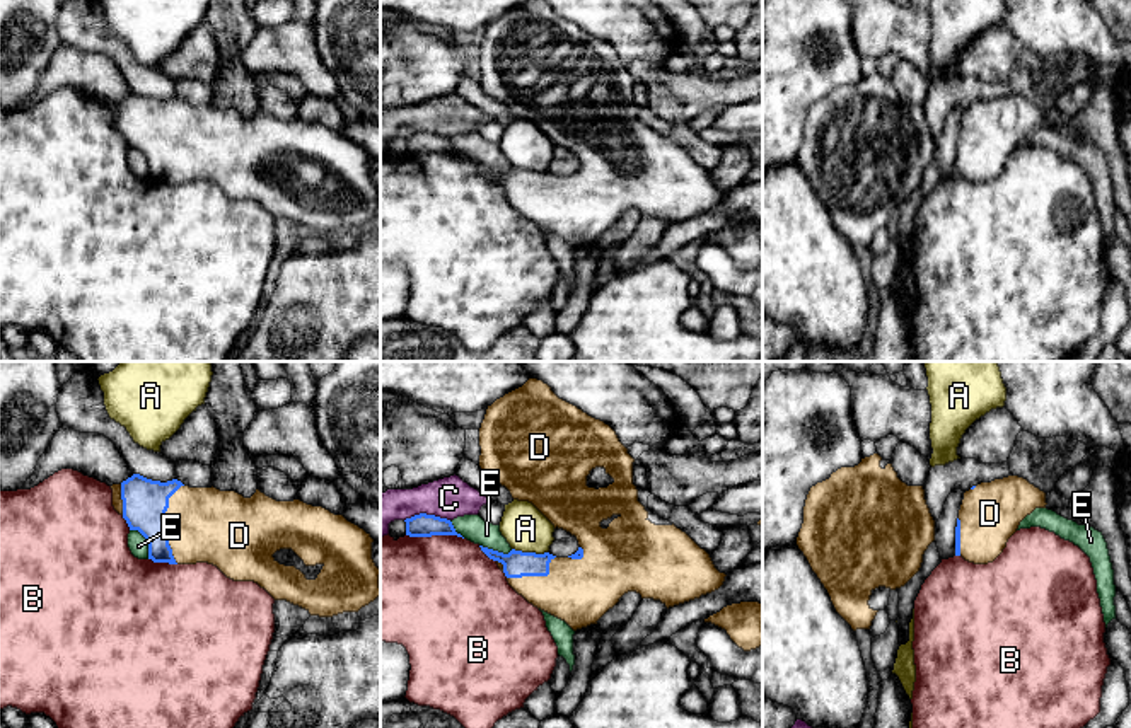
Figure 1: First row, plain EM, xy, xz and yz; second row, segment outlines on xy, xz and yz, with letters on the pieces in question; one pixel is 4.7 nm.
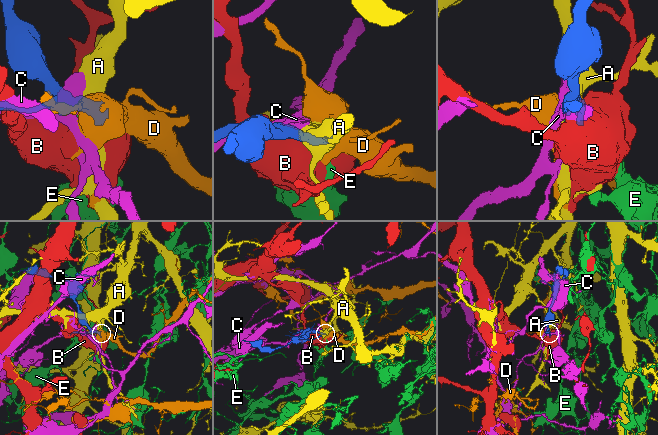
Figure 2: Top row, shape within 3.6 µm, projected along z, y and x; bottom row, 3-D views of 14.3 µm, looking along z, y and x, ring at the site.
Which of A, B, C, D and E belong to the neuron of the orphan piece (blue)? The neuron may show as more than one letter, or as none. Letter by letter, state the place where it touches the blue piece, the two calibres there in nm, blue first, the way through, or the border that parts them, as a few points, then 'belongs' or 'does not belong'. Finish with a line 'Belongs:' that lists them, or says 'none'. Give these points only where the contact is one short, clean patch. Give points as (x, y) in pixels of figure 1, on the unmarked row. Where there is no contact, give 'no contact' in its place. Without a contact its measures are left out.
A: meets blue in xz at (529, 171); 130 nm thick on the blue side, 220 nm on the other; does not belong
B: meets blue in xz at (435, 152); 110 nm thick on the blue side, 480 nm on the other; does not belong
C: meets blue in xz at (427, 133); 110 nm thick on the blue side, 190 nm on the other; does not belong
D: meets blue in xy at (164, 142); 220 nm thick on the blue side, 360 nm on the other; belongs
E: meets blue in xy at (147, 157); 220 nm thick on the blue side, 90 nm on the other; does not belong
Belongs: D

